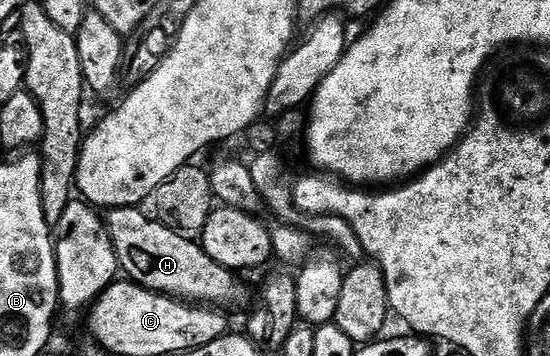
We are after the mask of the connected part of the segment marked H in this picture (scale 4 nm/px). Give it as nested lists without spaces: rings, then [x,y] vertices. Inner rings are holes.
[[[113,207],[107,212],[106,226],[110,233],[110,241],[114,245],[116,260],[120,262],[120,271],[131,282],[137,283],[151,291],[157,291],[159,295],[170,295],[193,305],[211,305],[216,309],[229,309],[228,307],[240,307],[248,299],[248,287],[240,280],[237,272],[218,265],[214,257],[207,255],[195,238],[187,234],[168,228],[160,223],[158,218],[149,216],[140,207]]]

